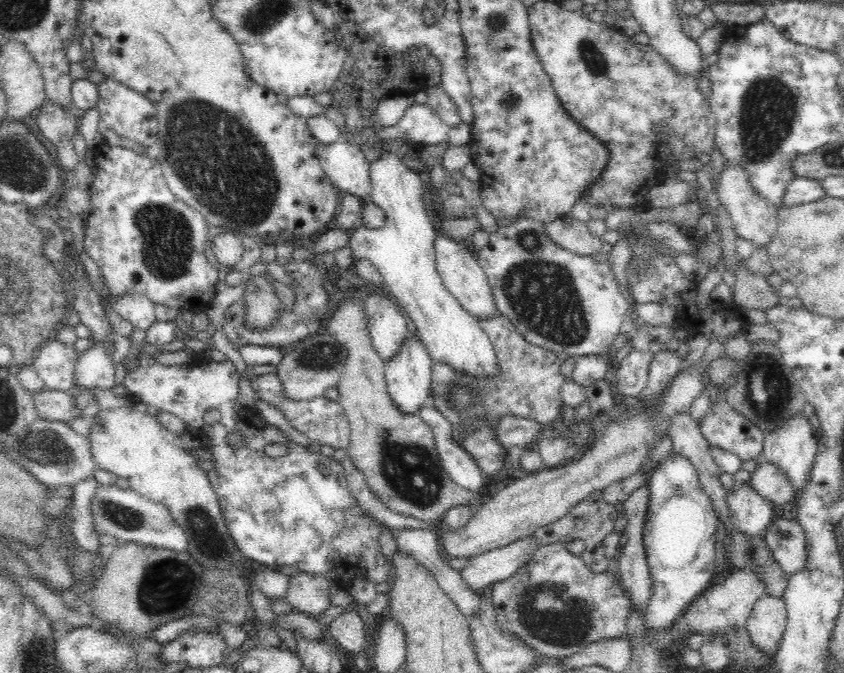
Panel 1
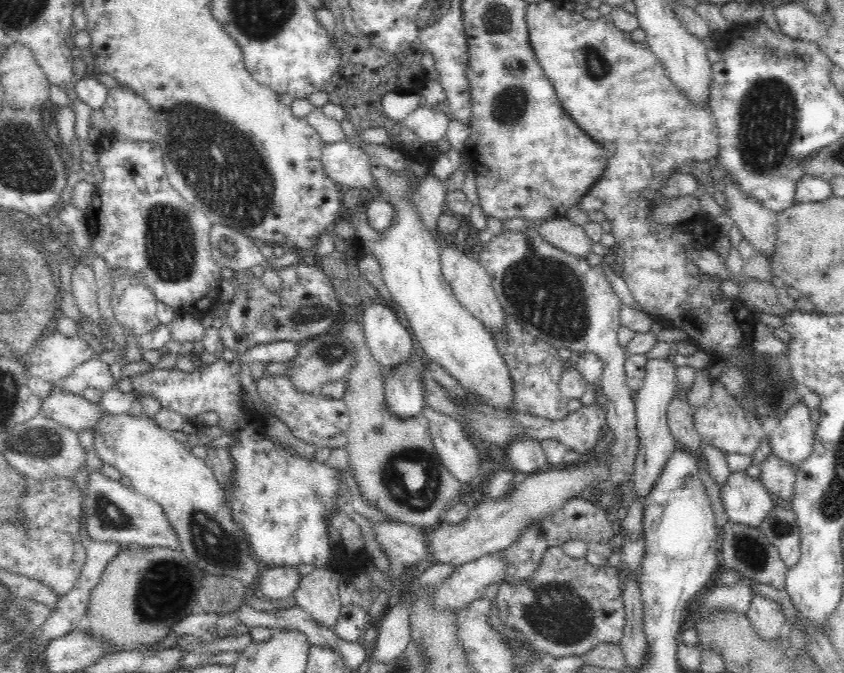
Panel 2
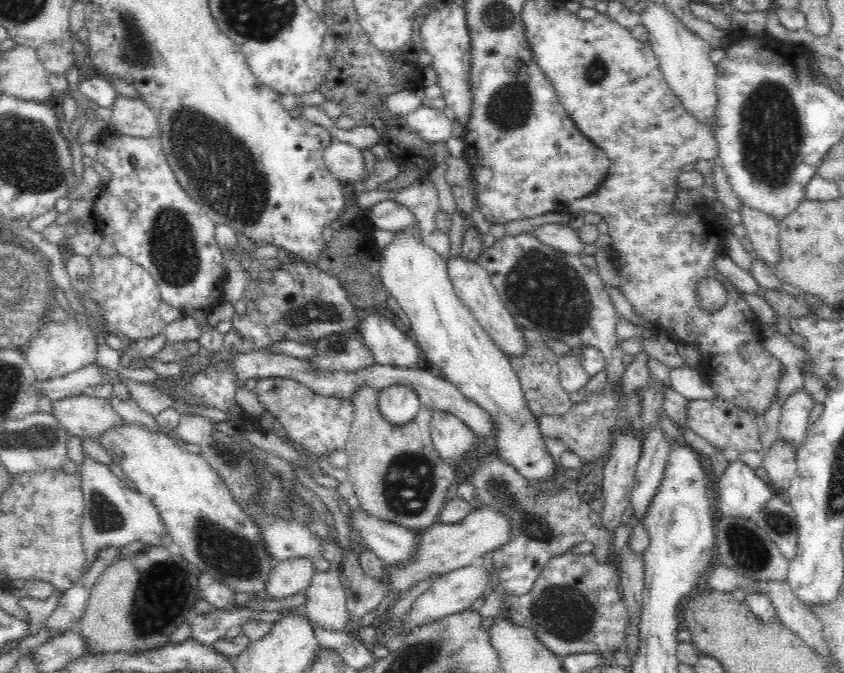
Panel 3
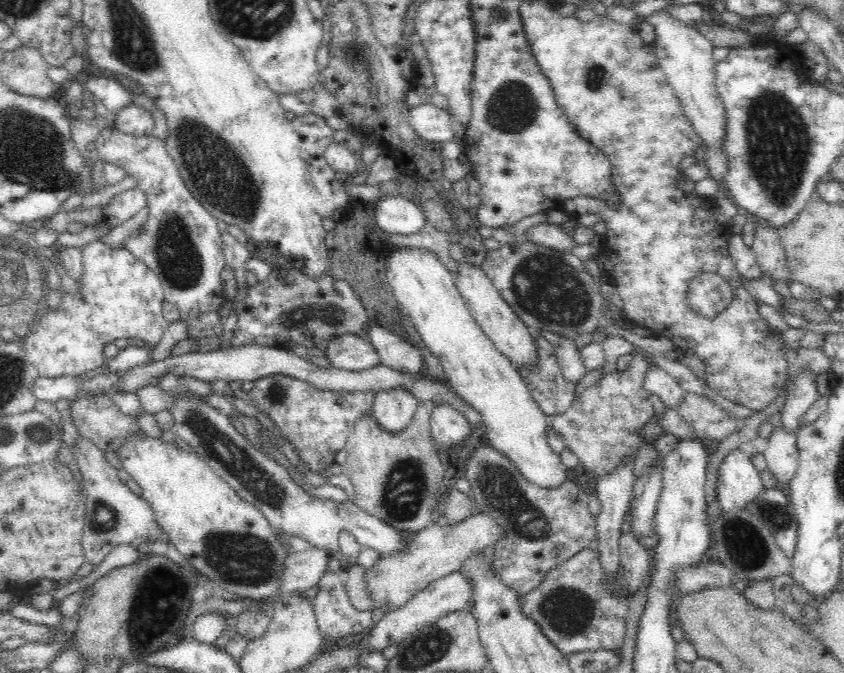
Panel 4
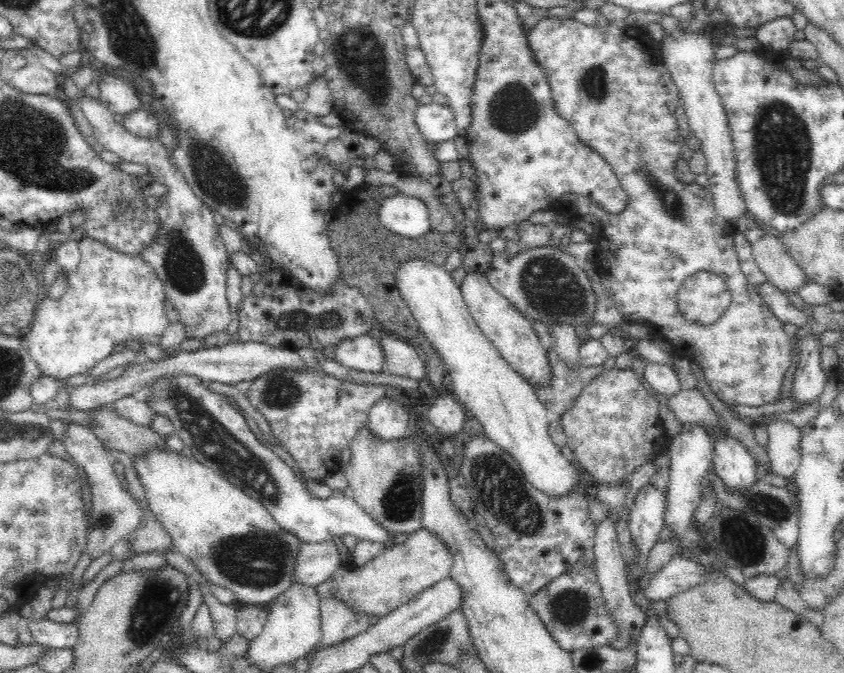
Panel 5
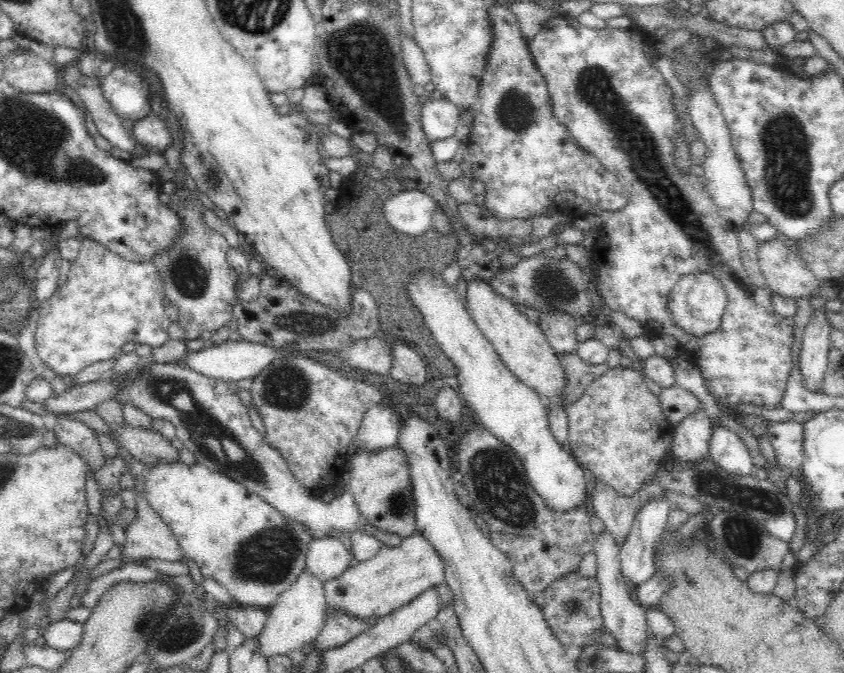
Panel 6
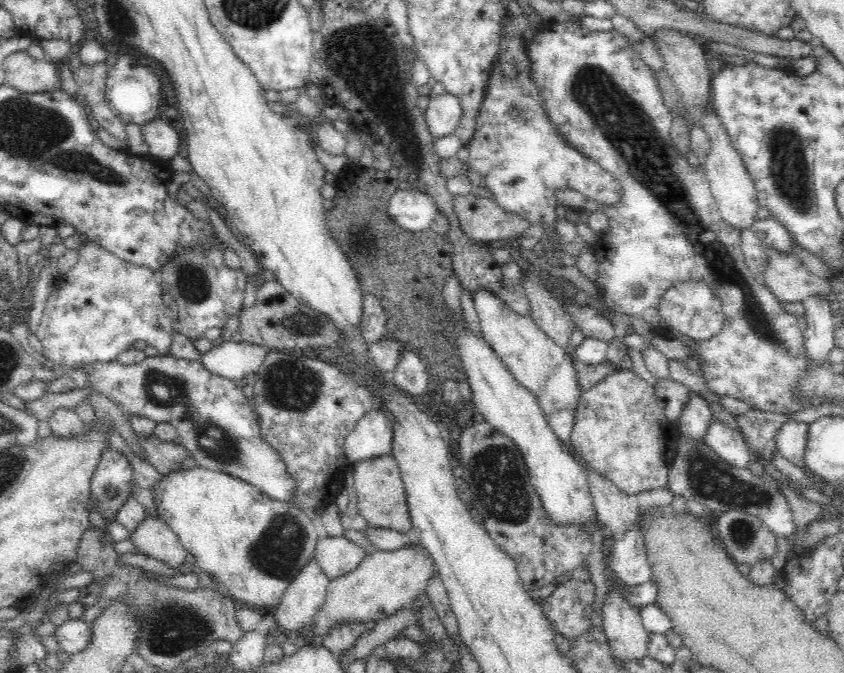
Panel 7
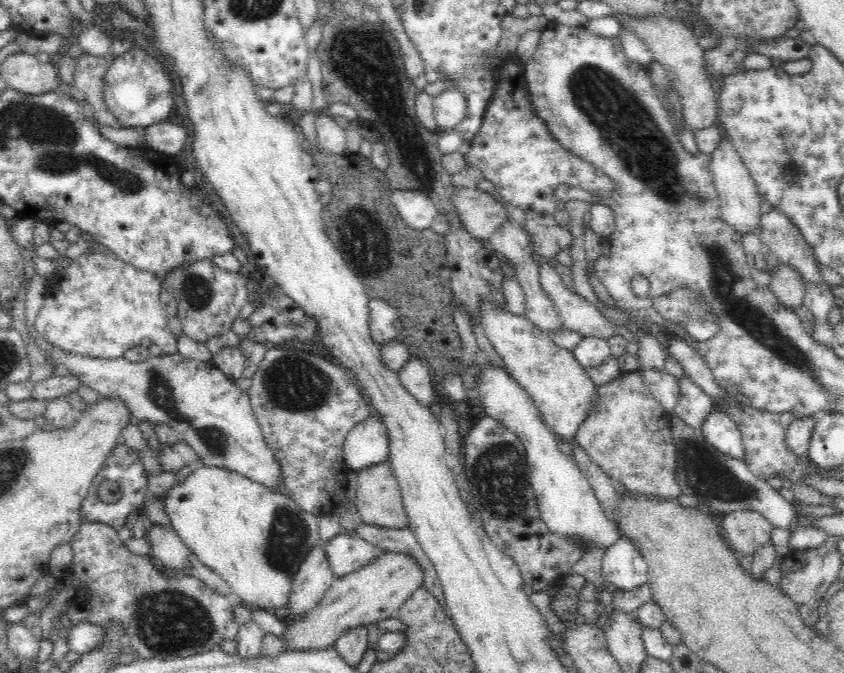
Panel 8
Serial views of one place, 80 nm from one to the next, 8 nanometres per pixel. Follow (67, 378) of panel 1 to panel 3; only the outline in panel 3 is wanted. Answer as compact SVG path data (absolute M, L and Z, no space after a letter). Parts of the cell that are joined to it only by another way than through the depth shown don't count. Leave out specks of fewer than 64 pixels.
M78 315L76 320L68 318L65 323L47 321L23 353L37 380L43 381L68 375L78 368L96 363L96 350L97 340L90 331L90 326L86 326L86 320Z

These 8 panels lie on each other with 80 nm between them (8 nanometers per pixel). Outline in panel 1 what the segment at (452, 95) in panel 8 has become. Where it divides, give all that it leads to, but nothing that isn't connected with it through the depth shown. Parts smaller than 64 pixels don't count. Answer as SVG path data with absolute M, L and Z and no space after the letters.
M416 103L404 112L395 125L379 127L376 139L410 141L422 149L447 141L450 129L431 106Z

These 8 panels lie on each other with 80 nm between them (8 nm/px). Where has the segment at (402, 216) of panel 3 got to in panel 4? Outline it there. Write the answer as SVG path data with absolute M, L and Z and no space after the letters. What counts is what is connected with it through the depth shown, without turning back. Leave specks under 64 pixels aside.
M400 194L380 198L374 207L374 220L385 232L412 234L424 226L424 213Z

